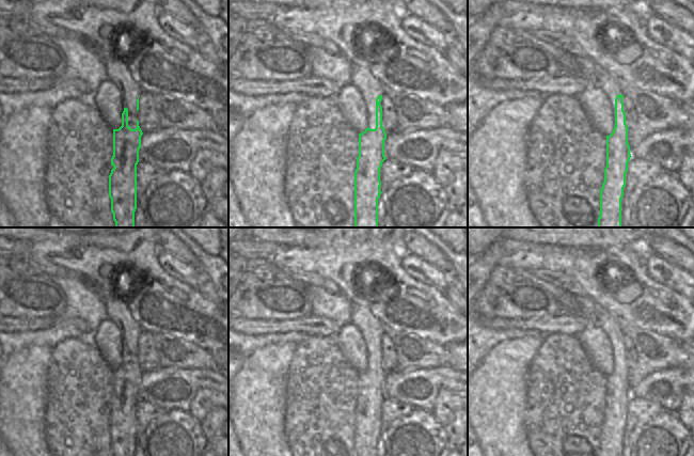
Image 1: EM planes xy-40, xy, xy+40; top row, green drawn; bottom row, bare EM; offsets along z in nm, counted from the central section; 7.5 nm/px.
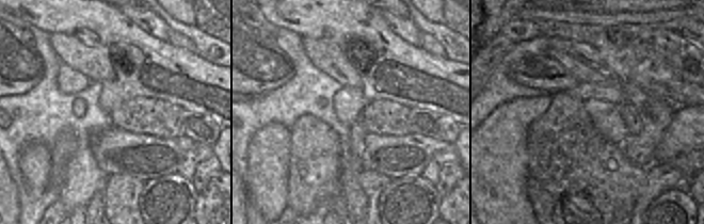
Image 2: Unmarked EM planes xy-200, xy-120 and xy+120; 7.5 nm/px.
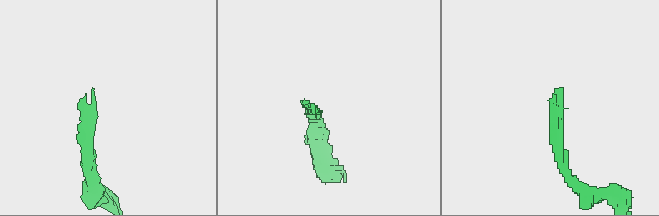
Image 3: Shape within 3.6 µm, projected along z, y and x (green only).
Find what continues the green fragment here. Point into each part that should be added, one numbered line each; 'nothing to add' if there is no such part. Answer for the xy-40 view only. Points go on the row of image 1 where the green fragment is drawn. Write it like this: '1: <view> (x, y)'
1: xy-40 (116, 73)

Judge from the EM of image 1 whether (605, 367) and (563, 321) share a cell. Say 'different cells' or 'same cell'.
different cells

